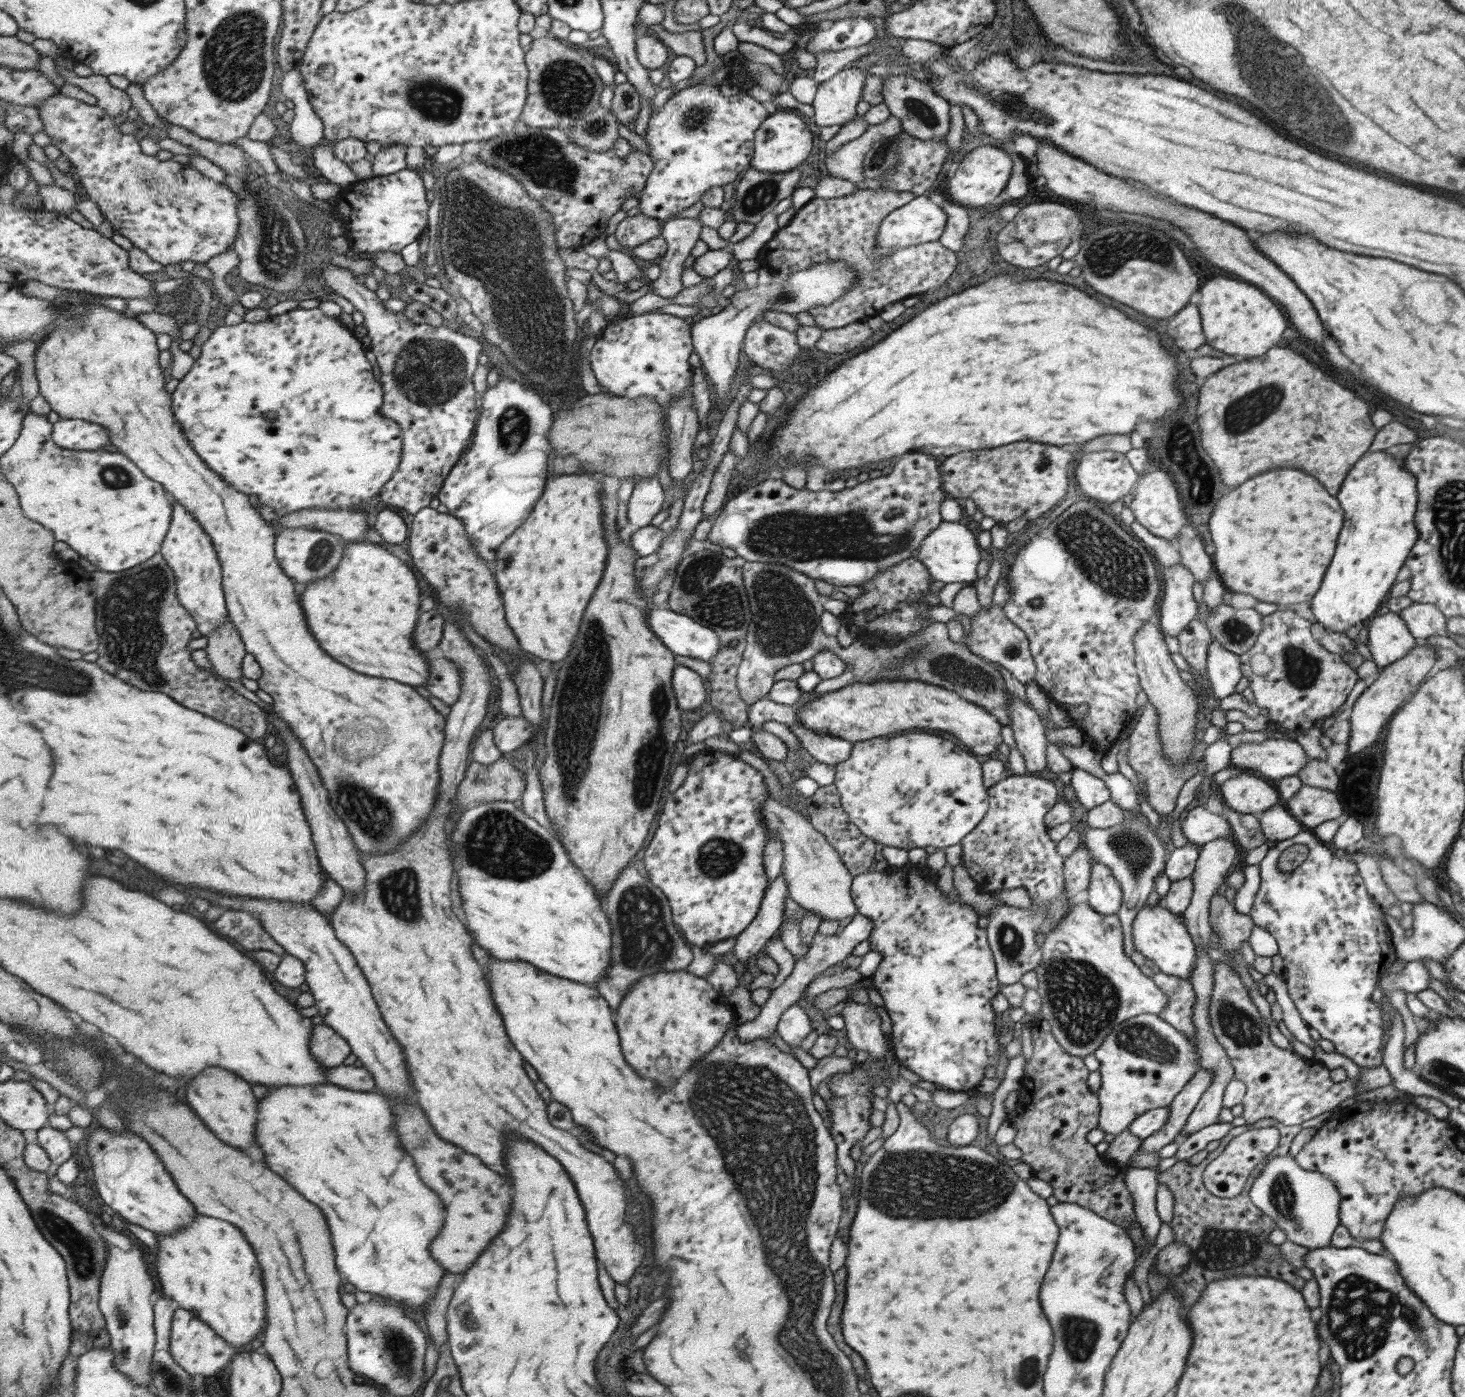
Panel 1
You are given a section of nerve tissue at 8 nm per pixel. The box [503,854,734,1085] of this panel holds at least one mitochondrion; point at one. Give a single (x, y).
(643, 940)

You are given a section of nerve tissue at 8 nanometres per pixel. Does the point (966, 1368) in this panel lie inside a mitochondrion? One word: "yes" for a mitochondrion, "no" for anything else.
no

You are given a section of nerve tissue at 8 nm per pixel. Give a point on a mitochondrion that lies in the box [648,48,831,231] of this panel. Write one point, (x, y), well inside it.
(758, 196)

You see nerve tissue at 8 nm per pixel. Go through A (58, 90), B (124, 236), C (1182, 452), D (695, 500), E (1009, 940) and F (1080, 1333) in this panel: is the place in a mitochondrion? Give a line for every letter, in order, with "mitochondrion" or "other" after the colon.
A: other
B: other
C: mitochondrion
D: other
E: mitochondrion
F: mitochondrion

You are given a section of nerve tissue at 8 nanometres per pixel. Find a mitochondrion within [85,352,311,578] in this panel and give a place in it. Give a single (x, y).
(126, 478)

